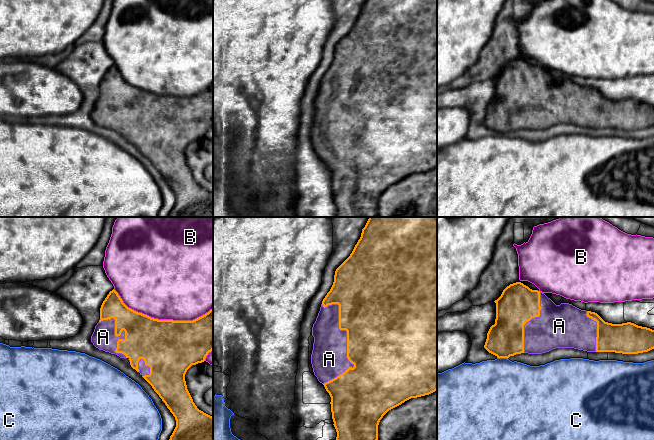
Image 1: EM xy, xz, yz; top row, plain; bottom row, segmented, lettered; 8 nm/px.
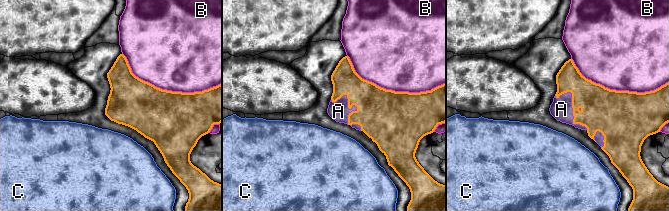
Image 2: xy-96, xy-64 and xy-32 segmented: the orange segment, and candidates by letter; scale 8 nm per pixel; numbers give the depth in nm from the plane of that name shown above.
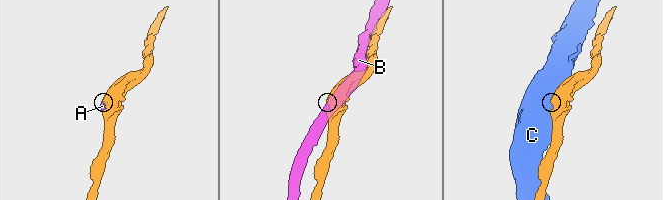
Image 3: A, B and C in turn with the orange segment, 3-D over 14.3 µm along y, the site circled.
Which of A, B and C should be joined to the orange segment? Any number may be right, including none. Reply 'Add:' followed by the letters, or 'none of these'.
Add: A

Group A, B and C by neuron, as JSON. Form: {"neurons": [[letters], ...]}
{"neurons": [["A"], ["B"], ["C"]]}

